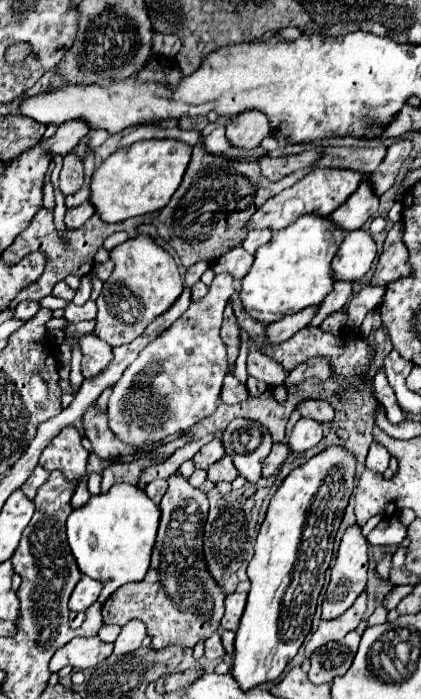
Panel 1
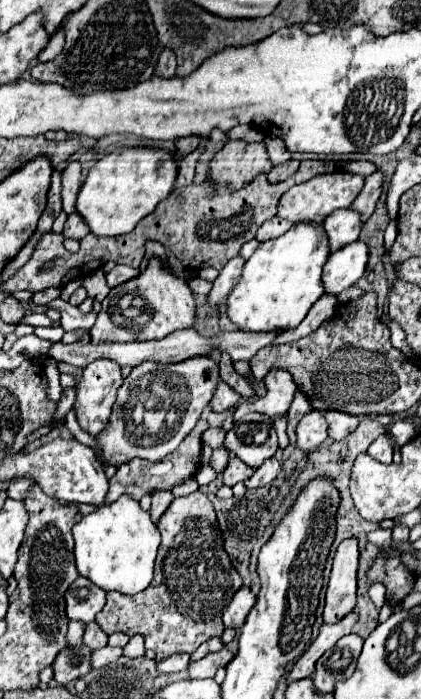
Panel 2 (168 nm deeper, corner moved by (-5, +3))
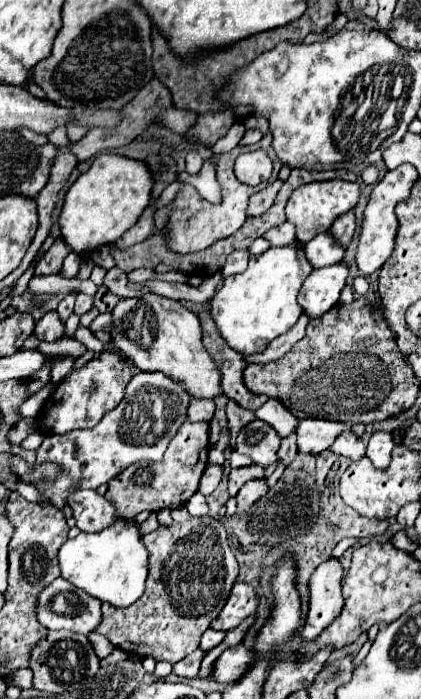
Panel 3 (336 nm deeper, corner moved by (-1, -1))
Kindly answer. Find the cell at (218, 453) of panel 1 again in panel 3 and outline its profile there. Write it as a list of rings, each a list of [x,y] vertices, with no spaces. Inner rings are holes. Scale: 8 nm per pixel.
[[[207,464],[203,476],[201,476],[201,482],[199,482],[199,492],[203,496],[209,496],[221,482],[221,476],[223,476],[223,468],[221,466],[215,466],[215,464]]]

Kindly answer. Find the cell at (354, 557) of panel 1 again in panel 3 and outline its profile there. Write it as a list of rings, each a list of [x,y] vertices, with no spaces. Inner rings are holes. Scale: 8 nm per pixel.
[[[333,558],[323,562],[313,572],[309,580],[309,612],[299,634],[303,640],[317,638],[341,610],[343,606],[341,580],[343,566],[339,560]]]

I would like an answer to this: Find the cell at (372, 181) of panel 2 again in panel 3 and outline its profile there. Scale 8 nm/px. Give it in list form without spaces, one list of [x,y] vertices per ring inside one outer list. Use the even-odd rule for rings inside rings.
[[[353,210],[347,212],[347,214],[343,214],[341,218],[337,218],[337,220],[333,222],[333,226],[329,228],[329,234],[333,236],[333,240],[335,240],[339,246],[345,248],[345,246],[351,242],[353,234],[355,234],[355,214],[353,214]]]

